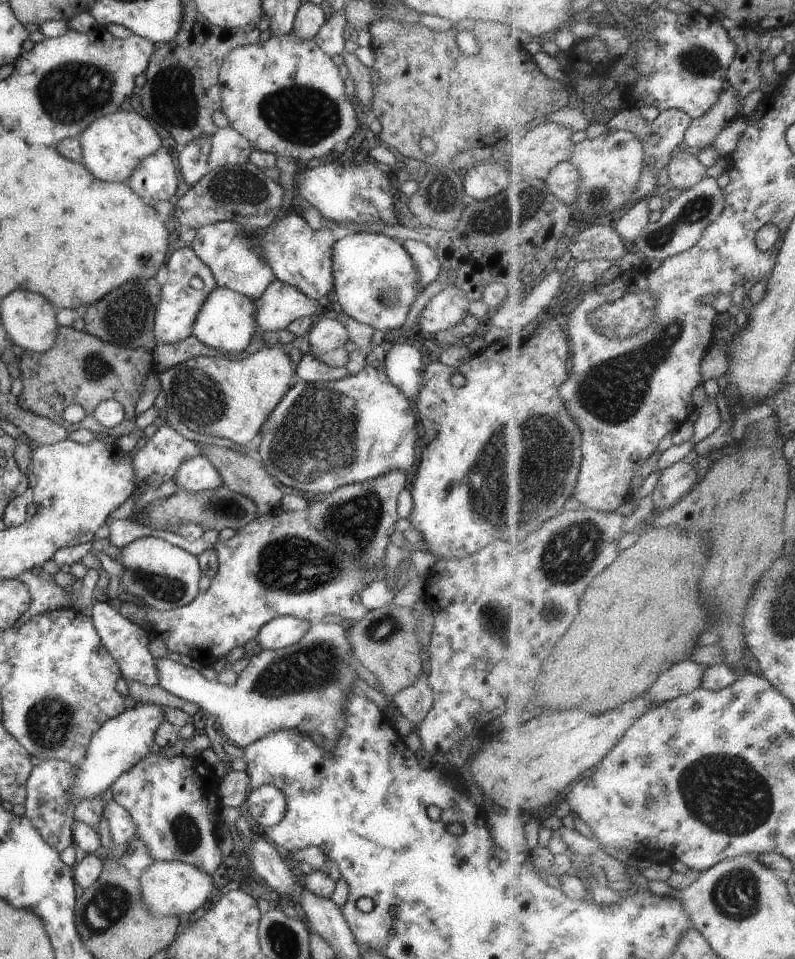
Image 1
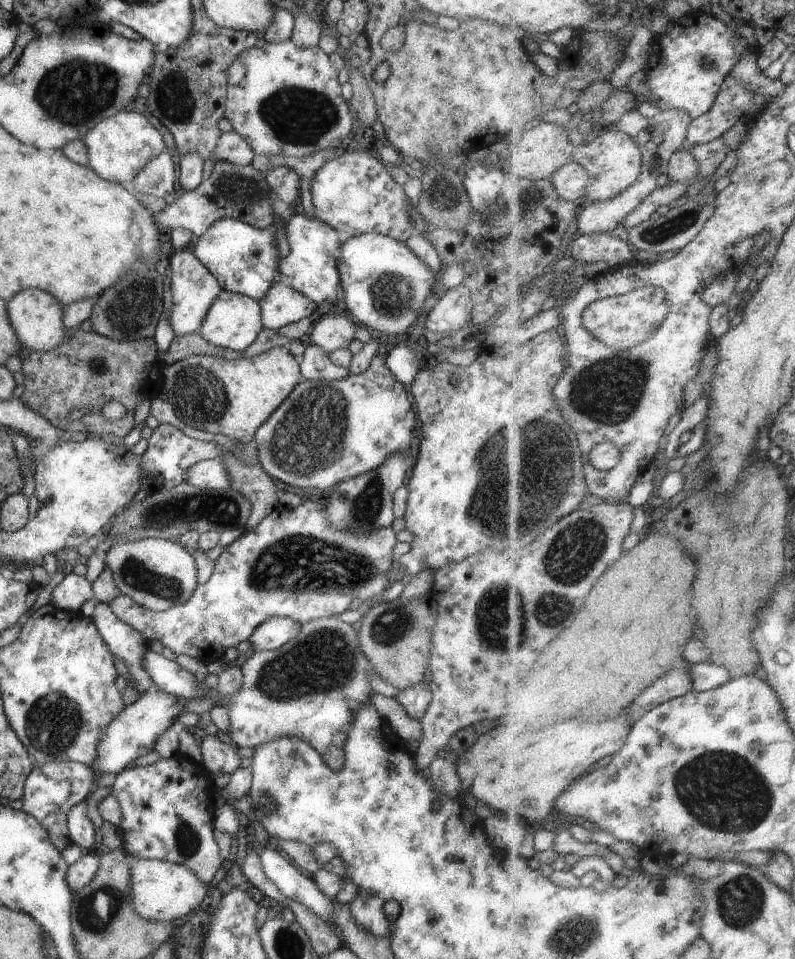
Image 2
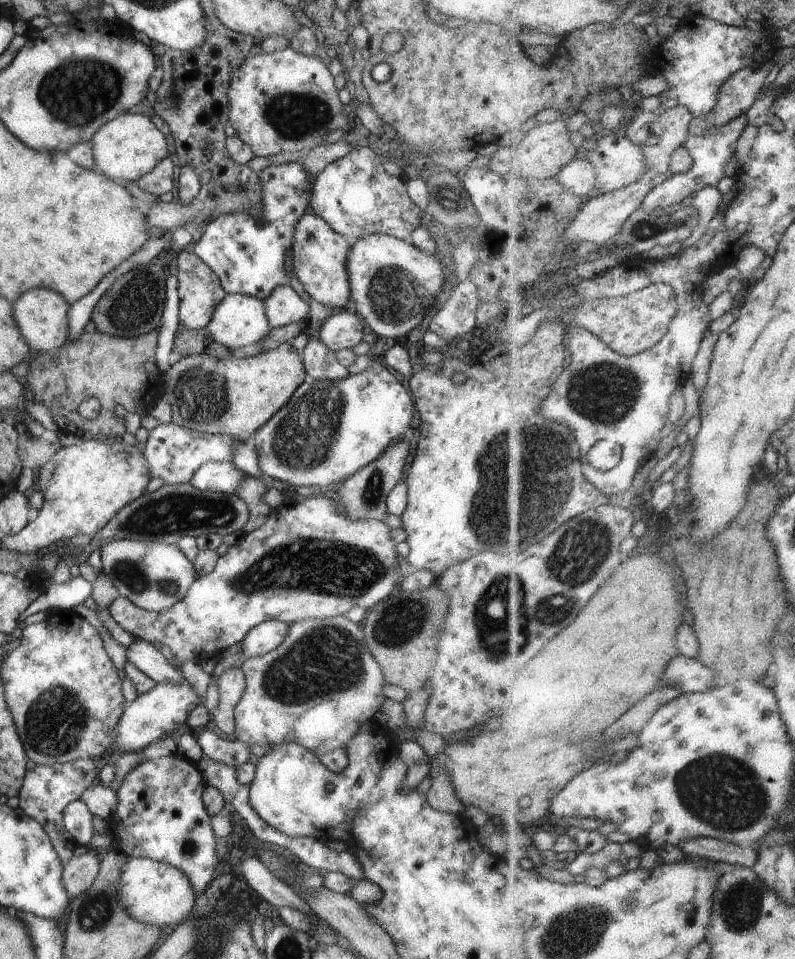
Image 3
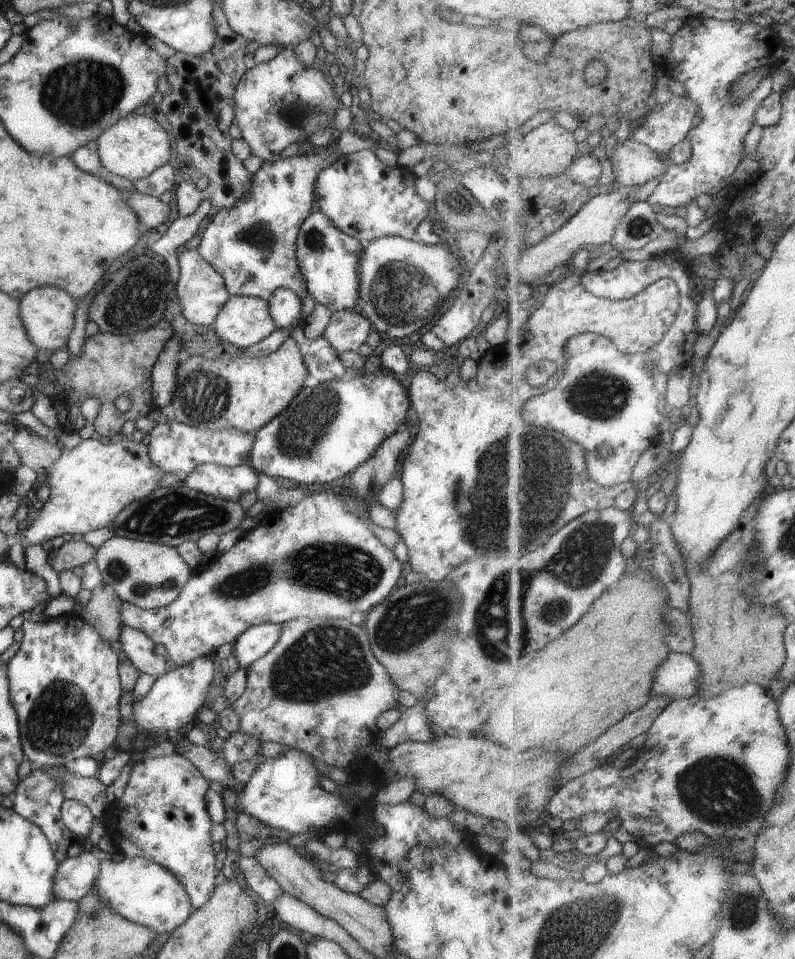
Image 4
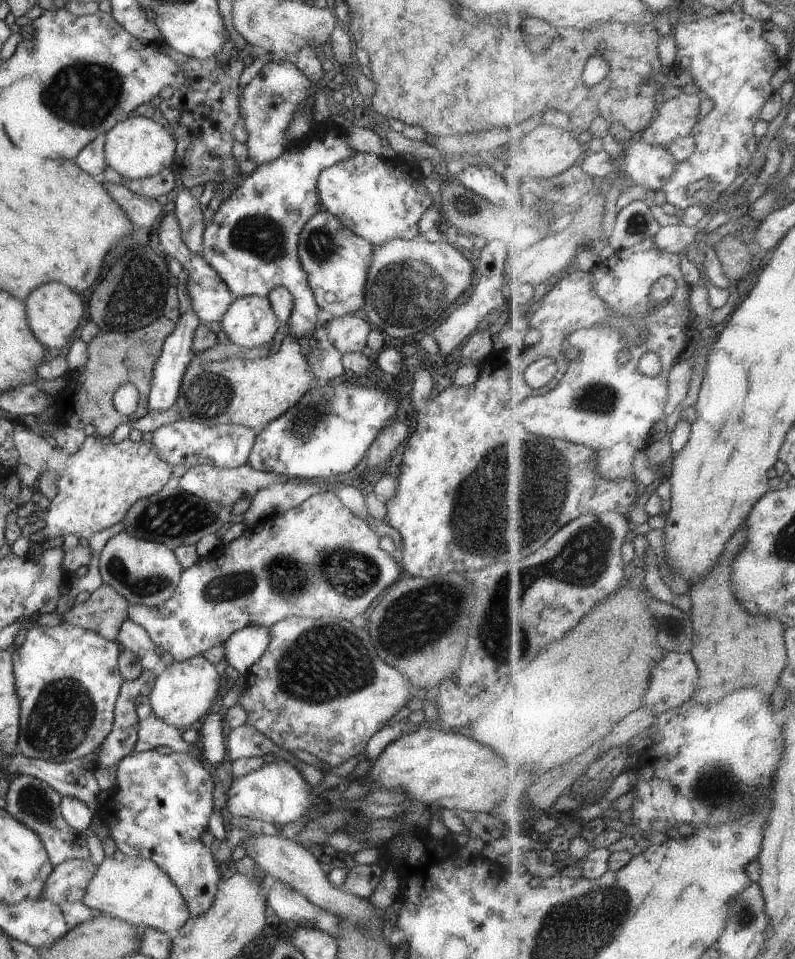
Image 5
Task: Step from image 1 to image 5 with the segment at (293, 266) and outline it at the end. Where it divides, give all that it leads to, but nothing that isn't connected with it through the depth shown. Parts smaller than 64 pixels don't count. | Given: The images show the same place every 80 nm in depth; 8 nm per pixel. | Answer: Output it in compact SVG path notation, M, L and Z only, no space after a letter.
M319 210L303 224L297 242L297 256L318 309L335 317L352 314L362 308L363 286L373 248L367 240L343 228L329 212Z

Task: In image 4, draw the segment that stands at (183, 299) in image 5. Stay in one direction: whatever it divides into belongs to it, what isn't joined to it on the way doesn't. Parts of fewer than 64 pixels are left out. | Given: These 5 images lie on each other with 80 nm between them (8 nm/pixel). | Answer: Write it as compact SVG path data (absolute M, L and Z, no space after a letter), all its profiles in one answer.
M174 335L160 351L150 370L149 382L153 408L161 409L172 402L175 391L175 372L181 360L175 357L182 350L182 342Z

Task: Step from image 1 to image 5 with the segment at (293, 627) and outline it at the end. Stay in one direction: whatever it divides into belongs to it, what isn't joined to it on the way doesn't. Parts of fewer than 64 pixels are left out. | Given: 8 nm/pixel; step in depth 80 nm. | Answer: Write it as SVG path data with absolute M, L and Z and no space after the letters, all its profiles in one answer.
M248 625L233 632L223 642L226 664L232 666L237 673L245 677L247 670L265 652L269 640L271 640L269 627Z

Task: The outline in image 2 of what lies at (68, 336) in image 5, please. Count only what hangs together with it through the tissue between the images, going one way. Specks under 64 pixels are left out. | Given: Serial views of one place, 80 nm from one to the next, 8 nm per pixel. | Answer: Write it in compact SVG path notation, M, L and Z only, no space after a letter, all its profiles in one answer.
M37 288L16 292L7 300L6 313L24 352L45 352L60 344L67 329L62 323L62 306L54 296Z

